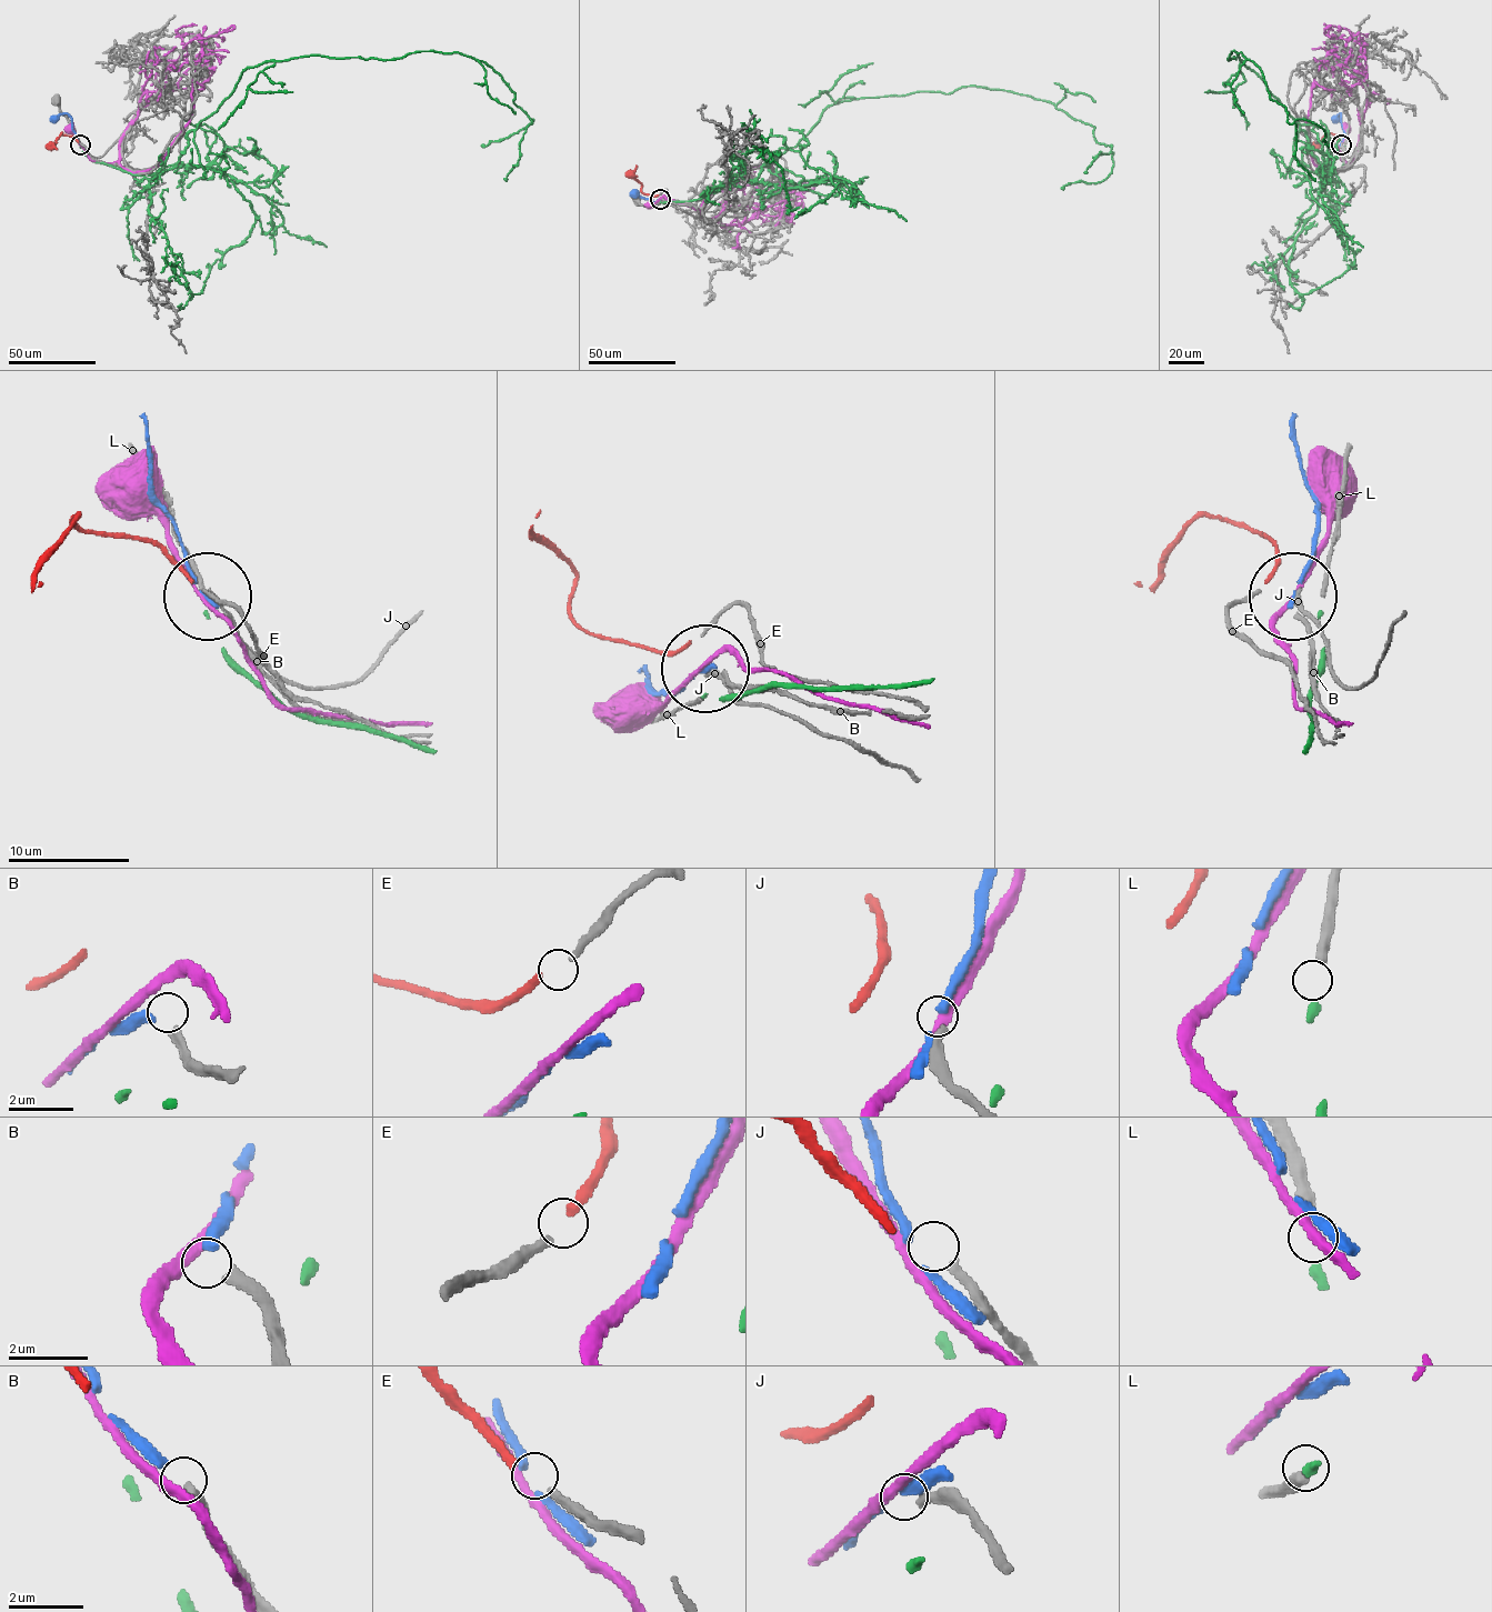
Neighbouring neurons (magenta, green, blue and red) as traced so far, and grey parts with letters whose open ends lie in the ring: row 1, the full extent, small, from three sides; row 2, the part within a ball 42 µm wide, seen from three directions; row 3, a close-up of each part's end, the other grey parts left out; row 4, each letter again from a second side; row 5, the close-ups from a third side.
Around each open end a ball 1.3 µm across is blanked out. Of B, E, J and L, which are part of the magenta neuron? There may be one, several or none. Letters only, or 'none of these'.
none of these

